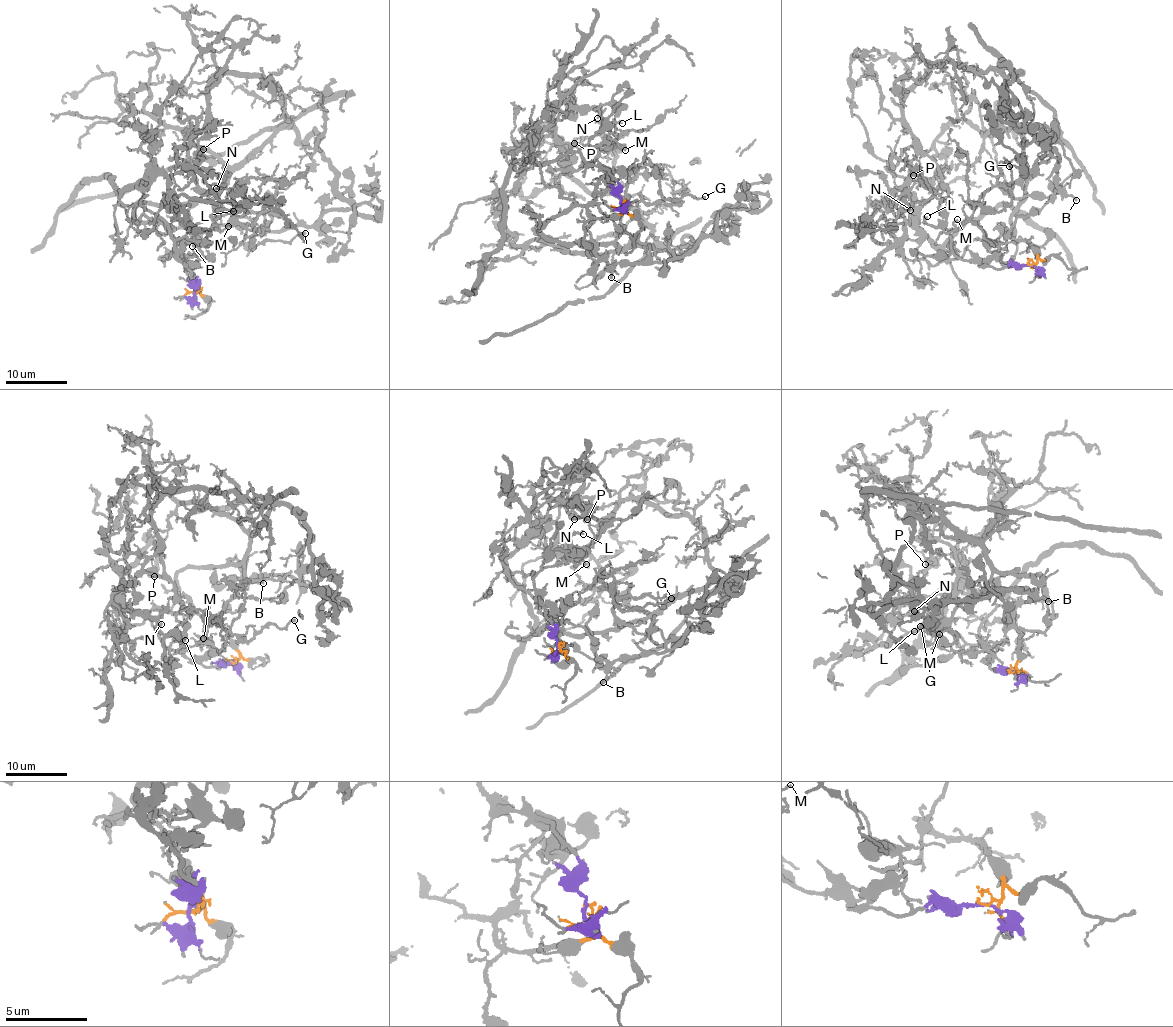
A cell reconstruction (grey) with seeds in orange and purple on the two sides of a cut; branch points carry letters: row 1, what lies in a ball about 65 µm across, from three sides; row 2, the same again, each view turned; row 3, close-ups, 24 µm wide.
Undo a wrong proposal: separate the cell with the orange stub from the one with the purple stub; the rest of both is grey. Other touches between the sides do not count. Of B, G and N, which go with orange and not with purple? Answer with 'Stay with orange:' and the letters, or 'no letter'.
Stay with orange: B, G

